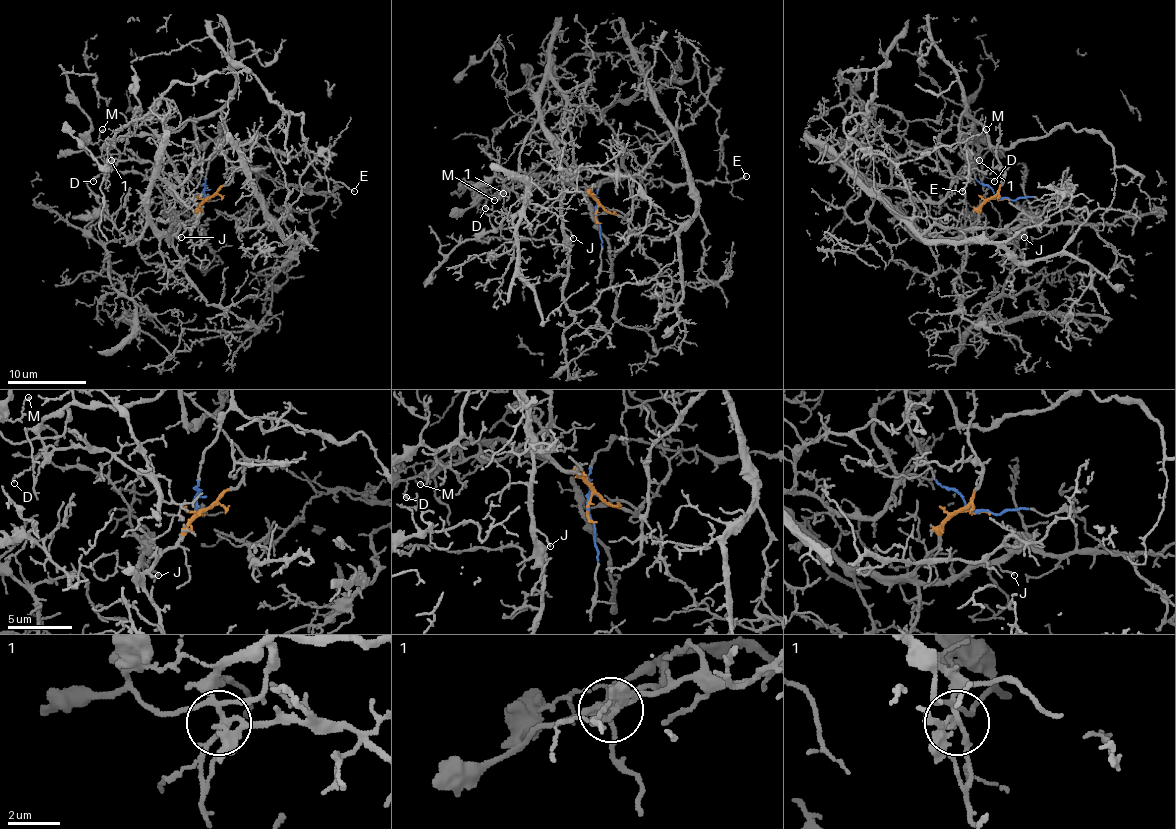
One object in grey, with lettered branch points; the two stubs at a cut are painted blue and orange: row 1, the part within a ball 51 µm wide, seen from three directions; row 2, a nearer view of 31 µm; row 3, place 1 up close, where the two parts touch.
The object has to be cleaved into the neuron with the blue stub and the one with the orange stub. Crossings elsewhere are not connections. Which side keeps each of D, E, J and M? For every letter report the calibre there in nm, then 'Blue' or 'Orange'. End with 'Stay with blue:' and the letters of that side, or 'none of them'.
D: Thickness 100 nm. Blue
E: Thickness 150 nm. Blue
J: Thickness 90 nm. Orange
M: Thickness 120 nm. Blue
Stay with blue: D, E, M

